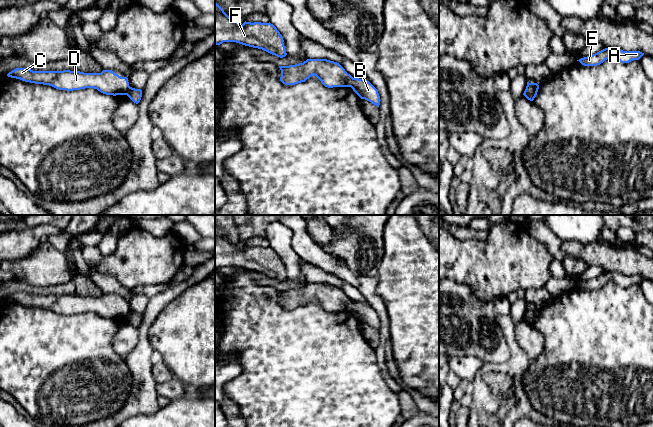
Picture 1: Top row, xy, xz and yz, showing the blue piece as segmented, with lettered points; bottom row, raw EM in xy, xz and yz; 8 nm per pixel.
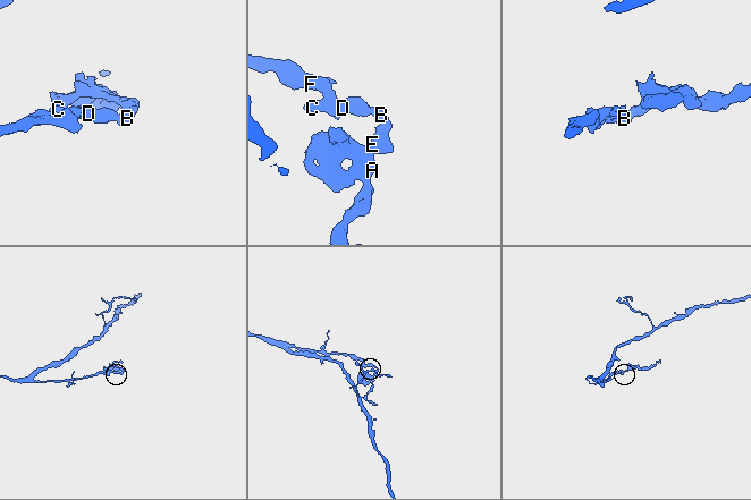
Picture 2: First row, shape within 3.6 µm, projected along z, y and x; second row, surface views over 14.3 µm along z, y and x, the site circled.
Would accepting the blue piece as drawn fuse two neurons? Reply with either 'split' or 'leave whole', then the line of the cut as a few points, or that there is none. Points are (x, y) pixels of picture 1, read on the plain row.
split | xz (353, 302), (353, 307), (350, 310)

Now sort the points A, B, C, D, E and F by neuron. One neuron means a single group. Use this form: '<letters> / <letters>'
A B E / C D F

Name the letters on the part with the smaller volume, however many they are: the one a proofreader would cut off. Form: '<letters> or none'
A, B, E

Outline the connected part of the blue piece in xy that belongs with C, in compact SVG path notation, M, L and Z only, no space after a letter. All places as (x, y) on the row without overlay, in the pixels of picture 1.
M16 292L7 298L8 301L25 306L49 309L59 314L80 314L94 312L106 319L126 319L129 315L127 301L121 301L111 294L101 297L84 297L80 295L33 295Z

